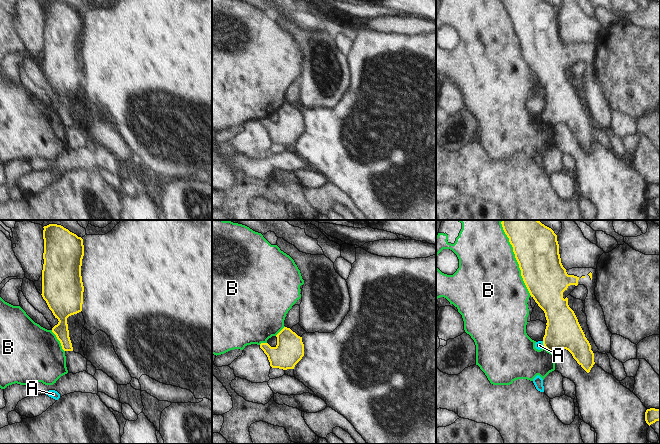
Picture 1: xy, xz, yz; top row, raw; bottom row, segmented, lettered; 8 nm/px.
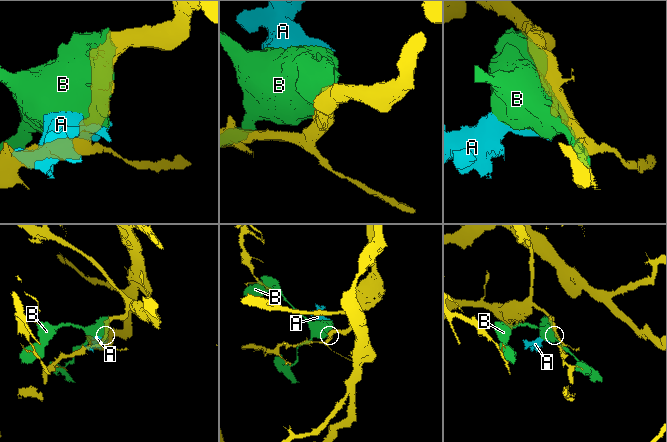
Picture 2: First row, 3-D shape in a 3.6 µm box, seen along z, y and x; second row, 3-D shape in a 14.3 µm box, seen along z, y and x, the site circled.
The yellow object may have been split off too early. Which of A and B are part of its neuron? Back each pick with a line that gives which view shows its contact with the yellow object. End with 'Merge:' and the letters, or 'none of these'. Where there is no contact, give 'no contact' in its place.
Merge: none of these

